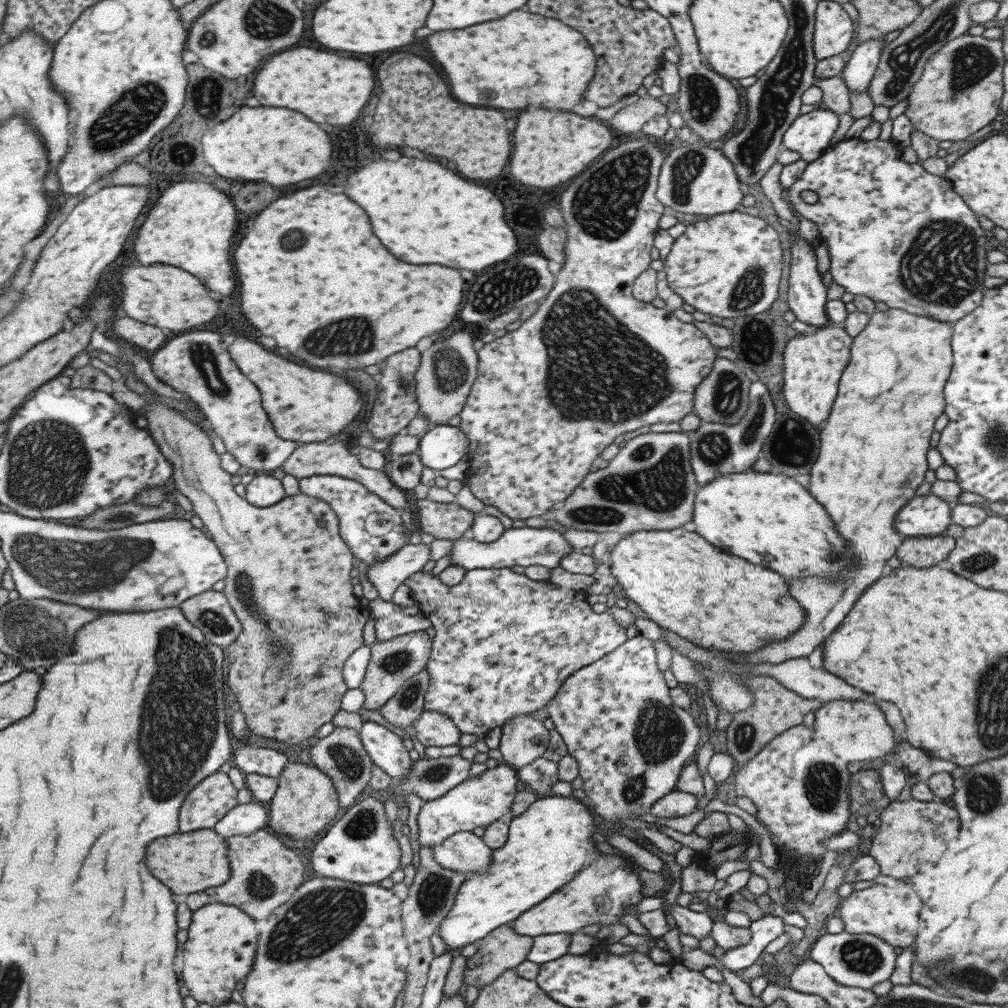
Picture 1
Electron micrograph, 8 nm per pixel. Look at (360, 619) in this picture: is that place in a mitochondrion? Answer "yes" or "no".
no

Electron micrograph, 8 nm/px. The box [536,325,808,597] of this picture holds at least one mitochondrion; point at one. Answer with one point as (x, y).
(656, 481)

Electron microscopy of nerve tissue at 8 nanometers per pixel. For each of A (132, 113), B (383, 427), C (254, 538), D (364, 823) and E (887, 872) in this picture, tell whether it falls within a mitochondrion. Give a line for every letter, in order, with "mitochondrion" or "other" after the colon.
A: mitochondrion
B: other
C: other
D: mitochondrion
E: other

